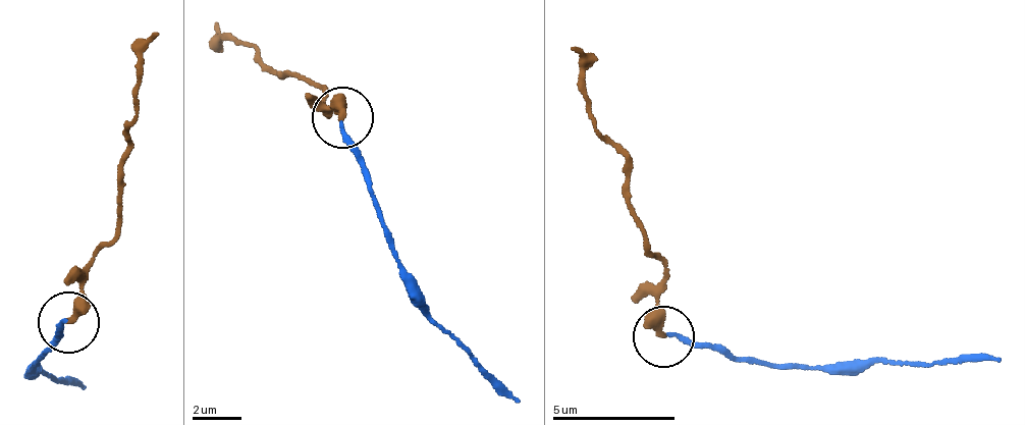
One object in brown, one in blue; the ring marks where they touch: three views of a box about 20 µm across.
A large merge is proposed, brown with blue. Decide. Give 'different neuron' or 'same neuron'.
same neuron

